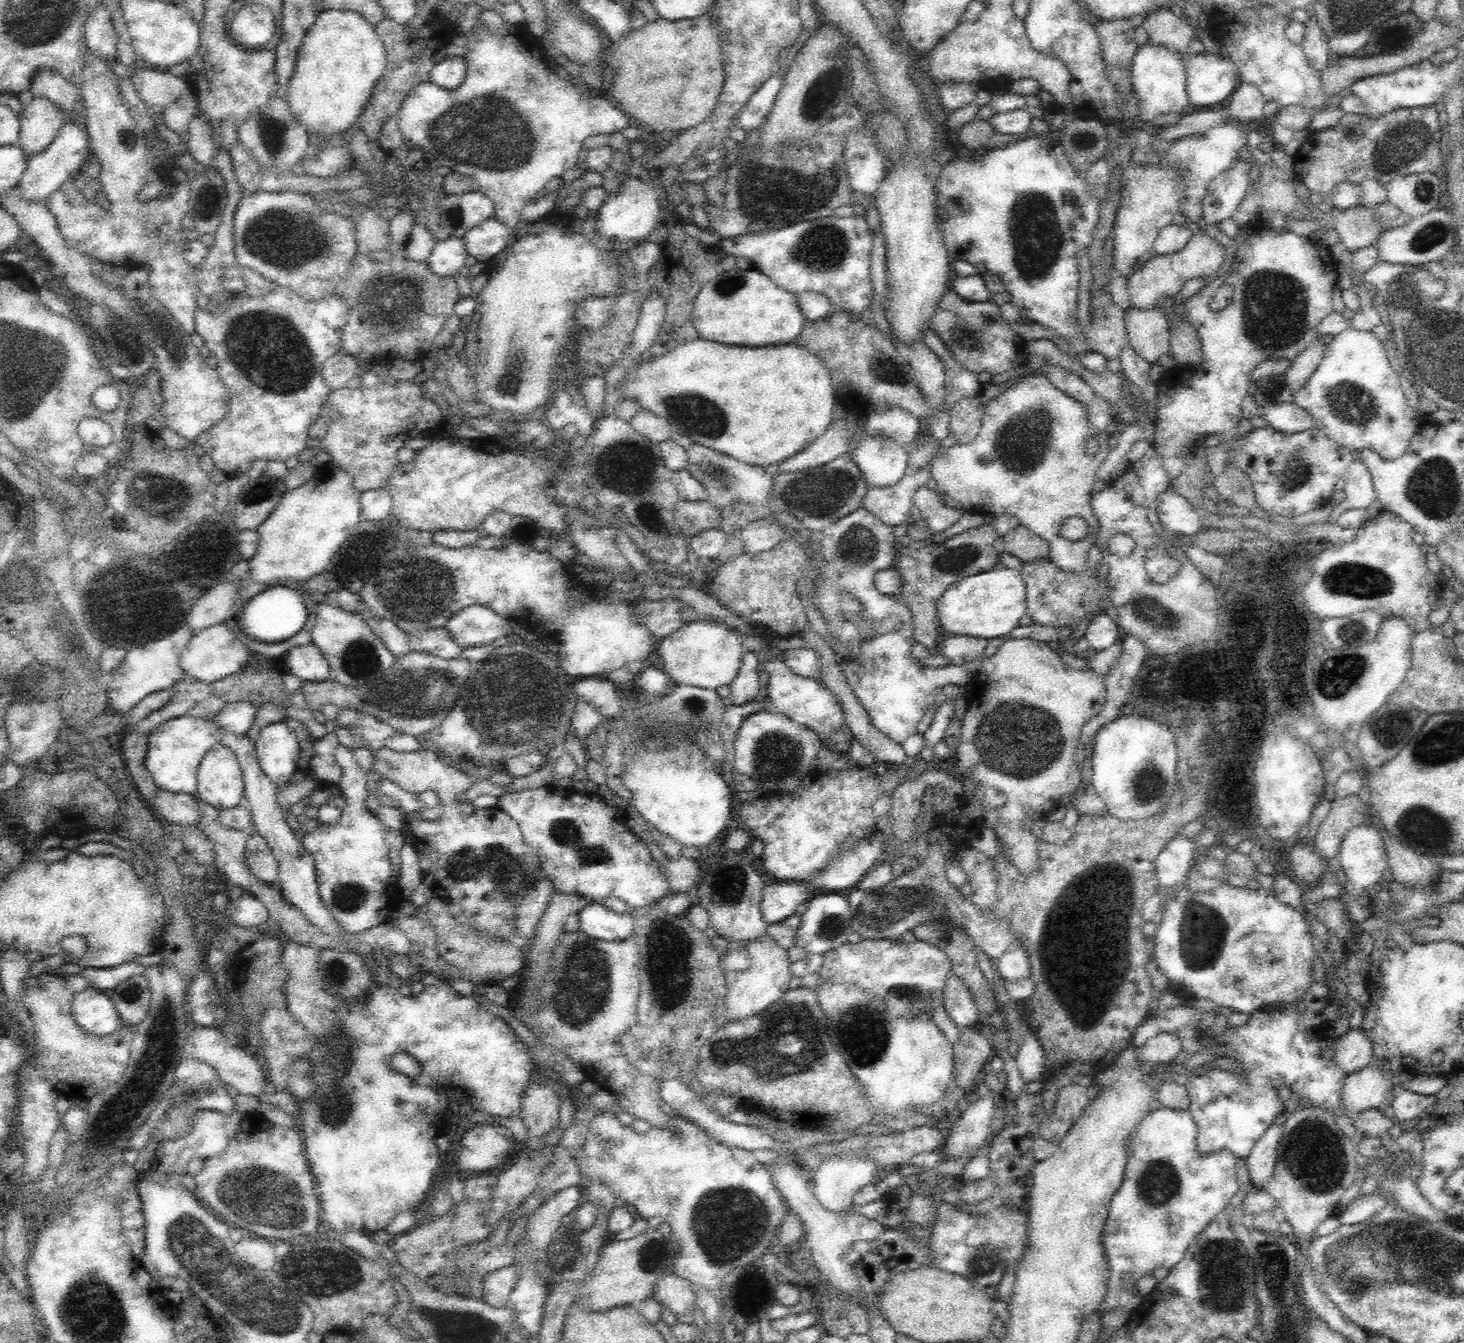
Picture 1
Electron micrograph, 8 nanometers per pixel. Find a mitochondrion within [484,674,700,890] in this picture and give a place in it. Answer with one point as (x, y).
(564, 832)

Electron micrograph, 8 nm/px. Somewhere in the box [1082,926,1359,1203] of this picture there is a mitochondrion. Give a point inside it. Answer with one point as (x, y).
(1312, 1154)

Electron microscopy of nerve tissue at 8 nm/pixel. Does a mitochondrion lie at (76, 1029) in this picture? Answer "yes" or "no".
no

